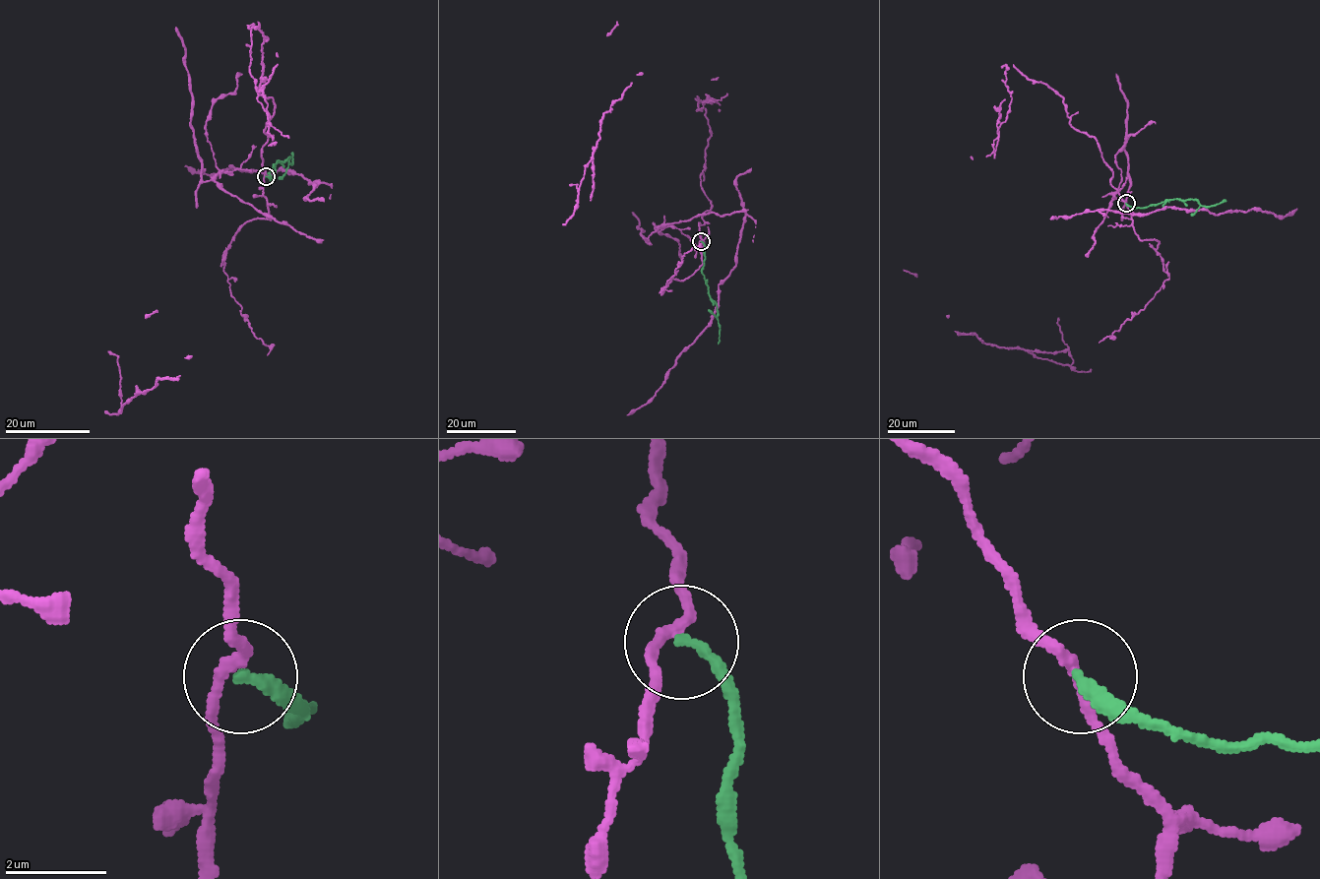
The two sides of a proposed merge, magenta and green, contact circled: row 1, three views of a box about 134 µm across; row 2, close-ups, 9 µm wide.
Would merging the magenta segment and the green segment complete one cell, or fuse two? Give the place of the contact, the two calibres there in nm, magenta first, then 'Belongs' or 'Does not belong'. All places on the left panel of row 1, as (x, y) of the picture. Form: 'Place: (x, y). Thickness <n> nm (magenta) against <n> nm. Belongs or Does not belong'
Place: (266, 176). Thickness 200 nm (magenta) against 200 nm. Does not belong

